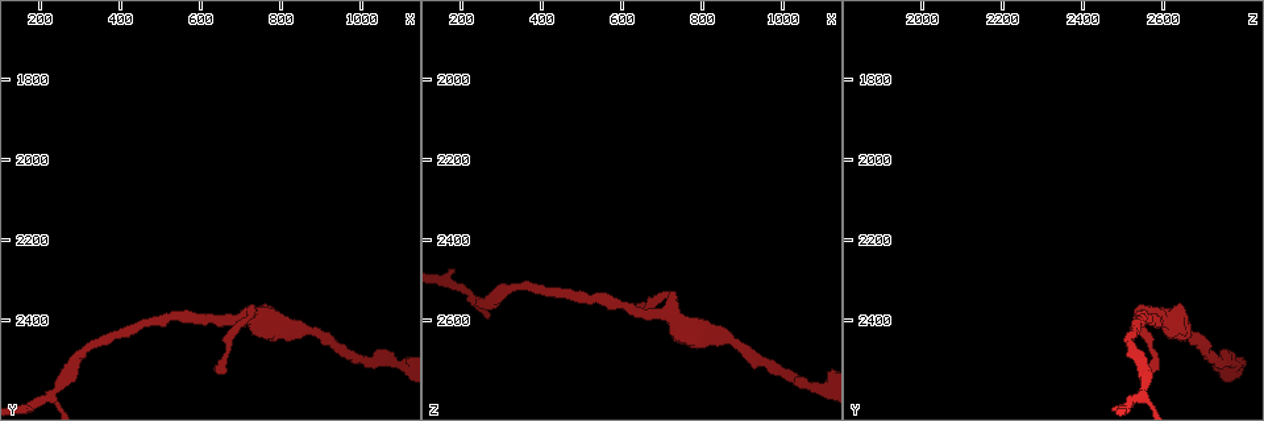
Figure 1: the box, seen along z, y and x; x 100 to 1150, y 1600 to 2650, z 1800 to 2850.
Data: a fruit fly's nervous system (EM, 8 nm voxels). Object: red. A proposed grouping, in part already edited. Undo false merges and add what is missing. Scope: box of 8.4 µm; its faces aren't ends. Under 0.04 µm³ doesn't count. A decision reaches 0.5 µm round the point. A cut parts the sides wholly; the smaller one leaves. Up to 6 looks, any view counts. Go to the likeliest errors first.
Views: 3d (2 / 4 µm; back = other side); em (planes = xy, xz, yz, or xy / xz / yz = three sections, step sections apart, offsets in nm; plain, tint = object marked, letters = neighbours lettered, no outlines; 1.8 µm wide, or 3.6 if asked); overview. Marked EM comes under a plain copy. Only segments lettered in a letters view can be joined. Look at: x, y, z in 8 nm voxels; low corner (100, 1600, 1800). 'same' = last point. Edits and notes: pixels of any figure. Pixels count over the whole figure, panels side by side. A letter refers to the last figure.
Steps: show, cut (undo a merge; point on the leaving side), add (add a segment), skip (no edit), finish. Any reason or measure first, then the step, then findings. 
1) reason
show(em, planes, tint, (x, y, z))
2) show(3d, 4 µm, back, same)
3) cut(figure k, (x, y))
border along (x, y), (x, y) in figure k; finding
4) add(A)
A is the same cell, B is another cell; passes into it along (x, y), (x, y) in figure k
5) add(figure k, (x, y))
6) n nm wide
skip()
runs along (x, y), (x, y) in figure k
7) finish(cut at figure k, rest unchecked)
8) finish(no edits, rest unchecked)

thin end
show(em, yz, step 16, tint, (635, 2520, 2560))

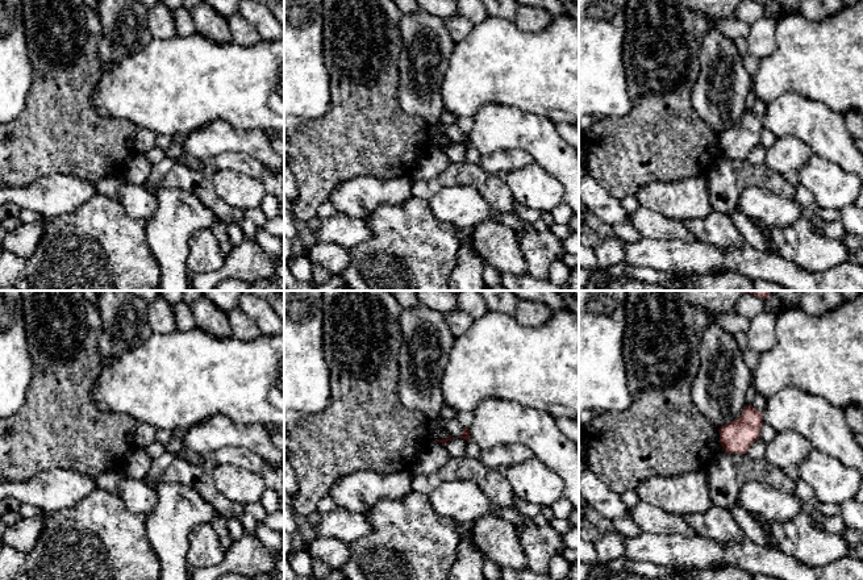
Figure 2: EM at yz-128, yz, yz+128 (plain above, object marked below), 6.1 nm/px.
cut it another way
show(em, planes, letters, same)

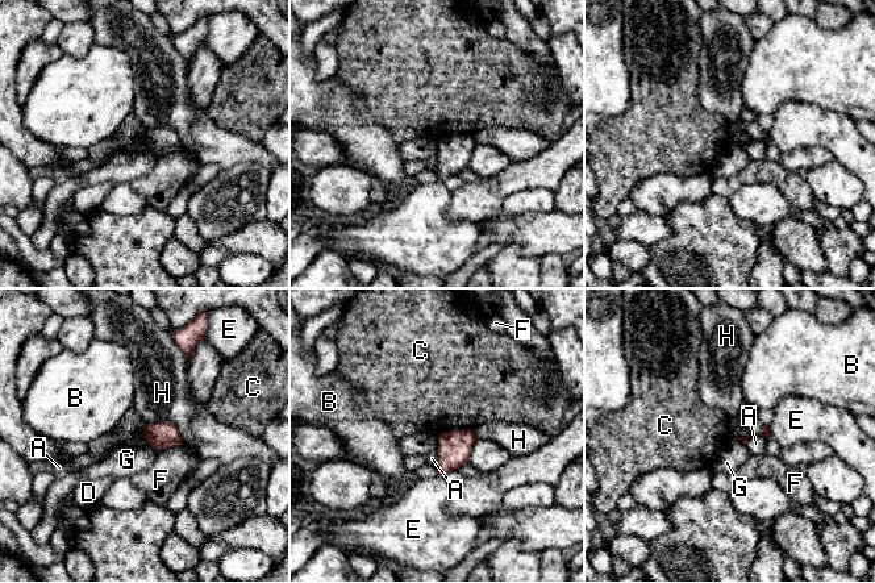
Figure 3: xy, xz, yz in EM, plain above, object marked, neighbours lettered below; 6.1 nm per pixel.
skip()
A, B, C, D, E, F, G and H are other cells; border along (142, 437), (157, 452) in figure 3; no lettered segment goes on from it

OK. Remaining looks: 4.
calibre changes
show(em, planes, letters, (225, 2575, 2555))

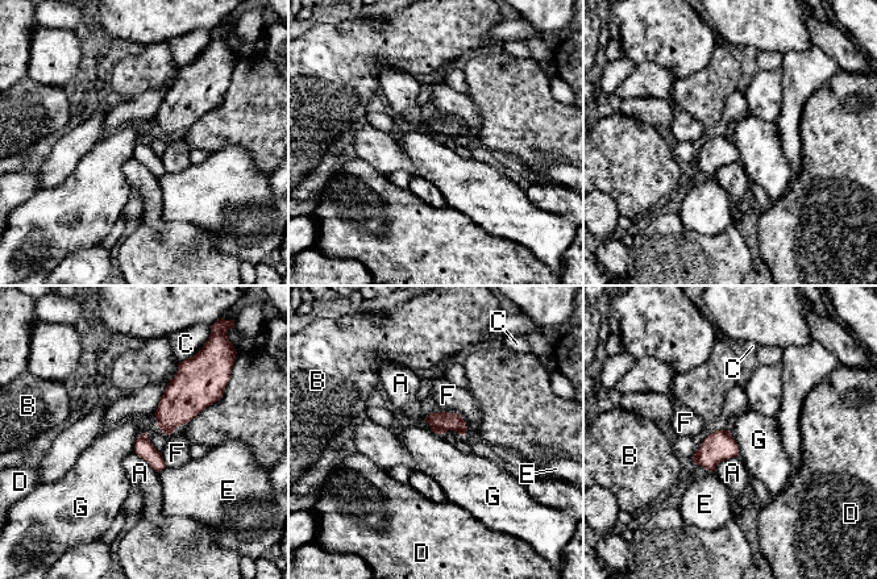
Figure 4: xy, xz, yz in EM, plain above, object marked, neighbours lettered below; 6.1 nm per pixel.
A touches over 180 nm
skip()
A, B, C, D, E, F and G are other cells; one cell here

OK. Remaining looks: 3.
sudden change in width
show(em, yz, step 8, letters, (845, 2420, 2645))

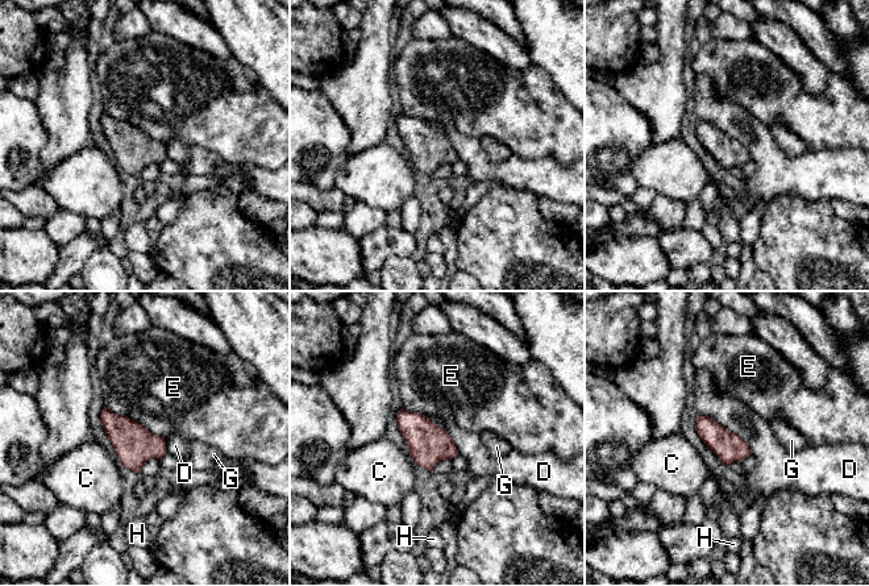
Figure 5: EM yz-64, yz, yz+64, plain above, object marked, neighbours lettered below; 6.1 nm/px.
skip()
C, D, E, G and H are other cells; border along (698, 414), (736, 433), (752, 453) in figure 5; one cell here

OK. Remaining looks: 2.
finish(no edits, rest unchecked)

